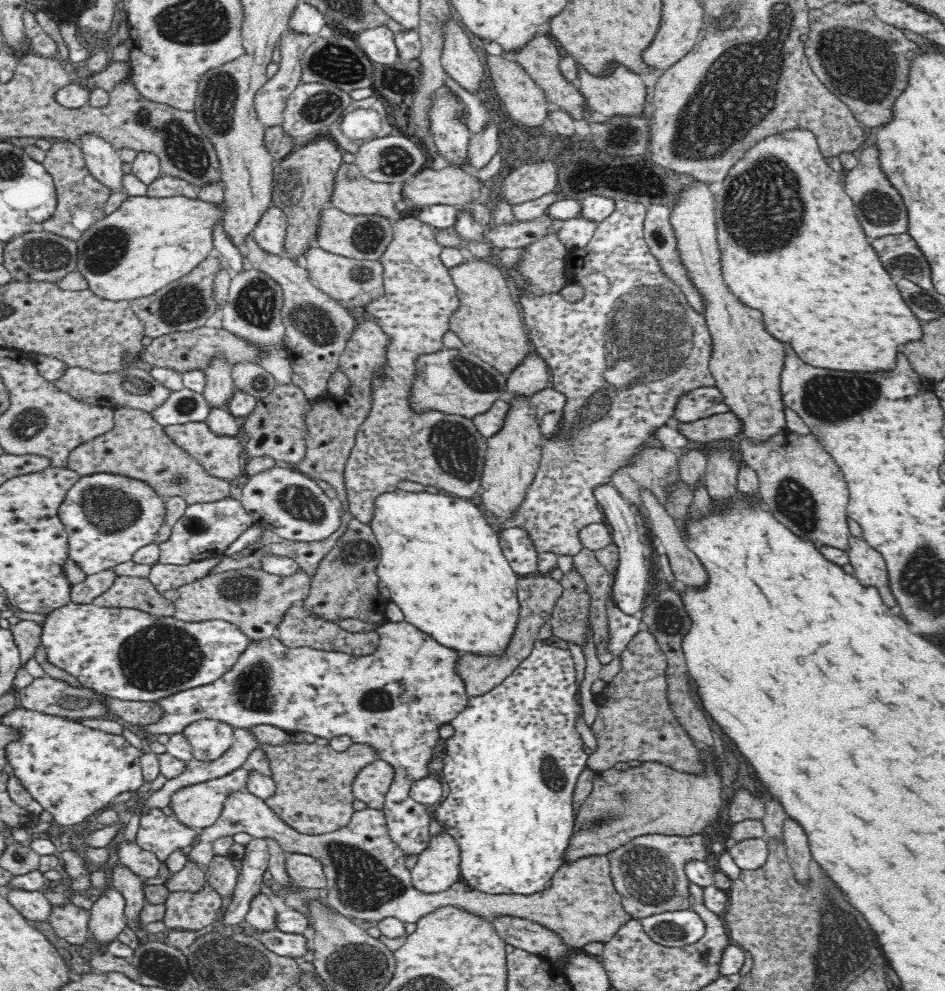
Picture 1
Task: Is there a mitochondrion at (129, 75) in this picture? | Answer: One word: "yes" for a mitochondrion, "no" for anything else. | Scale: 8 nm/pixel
no

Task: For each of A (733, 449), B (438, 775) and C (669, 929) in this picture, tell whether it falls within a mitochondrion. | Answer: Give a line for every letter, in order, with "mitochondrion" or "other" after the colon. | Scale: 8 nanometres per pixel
A: other
B: other
C: mitochondrion

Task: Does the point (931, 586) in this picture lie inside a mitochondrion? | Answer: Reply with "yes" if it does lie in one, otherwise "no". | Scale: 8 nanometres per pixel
yes

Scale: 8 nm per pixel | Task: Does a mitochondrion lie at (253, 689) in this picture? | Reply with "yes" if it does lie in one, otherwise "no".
yes

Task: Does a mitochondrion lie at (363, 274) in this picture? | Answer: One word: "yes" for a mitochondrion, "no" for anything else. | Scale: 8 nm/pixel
yes

